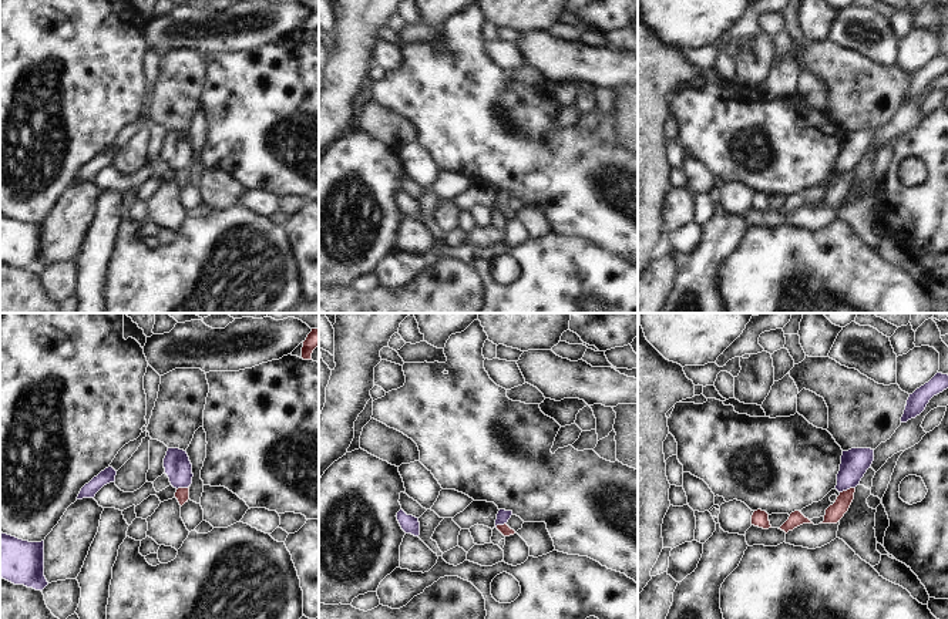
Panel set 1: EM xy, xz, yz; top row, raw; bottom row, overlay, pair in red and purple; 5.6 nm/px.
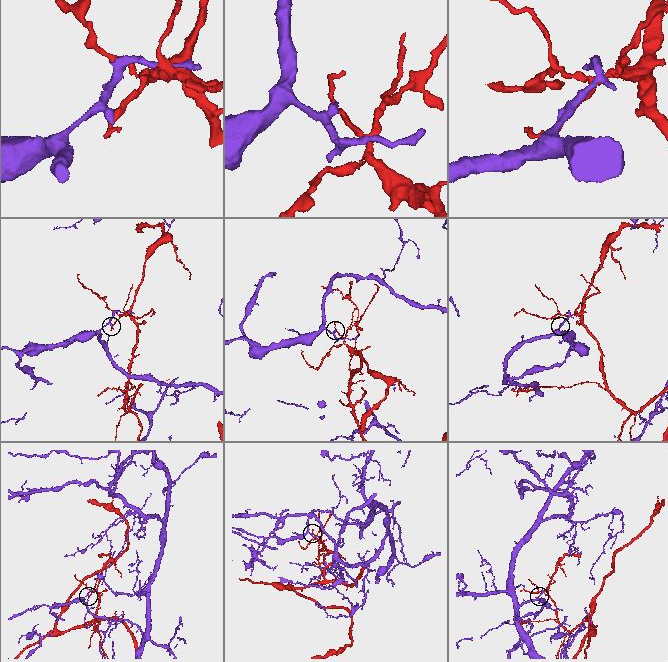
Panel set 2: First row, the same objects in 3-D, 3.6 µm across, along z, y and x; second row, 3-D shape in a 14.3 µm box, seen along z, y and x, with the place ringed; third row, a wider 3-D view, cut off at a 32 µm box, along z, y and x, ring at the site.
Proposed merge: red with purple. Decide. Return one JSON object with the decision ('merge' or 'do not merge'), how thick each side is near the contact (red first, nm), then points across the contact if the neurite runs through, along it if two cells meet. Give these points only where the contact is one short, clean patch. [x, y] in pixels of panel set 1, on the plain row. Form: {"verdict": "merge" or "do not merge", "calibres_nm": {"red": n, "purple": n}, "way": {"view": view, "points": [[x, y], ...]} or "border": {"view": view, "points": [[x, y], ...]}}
{"verdict": "do not merge", "calibres_nm": {"red": 100, "purple": 160}, "border": {"view": "yz", "points": [[854, 168], [840, 174]]}}

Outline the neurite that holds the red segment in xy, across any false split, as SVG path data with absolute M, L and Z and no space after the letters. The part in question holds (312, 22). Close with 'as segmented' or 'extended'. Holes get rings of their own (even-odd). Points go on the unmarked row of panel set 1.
M312 10L306 21L303 23L302 40L312 41L312 34L317 27L319 27L319 10Z; as segmented

